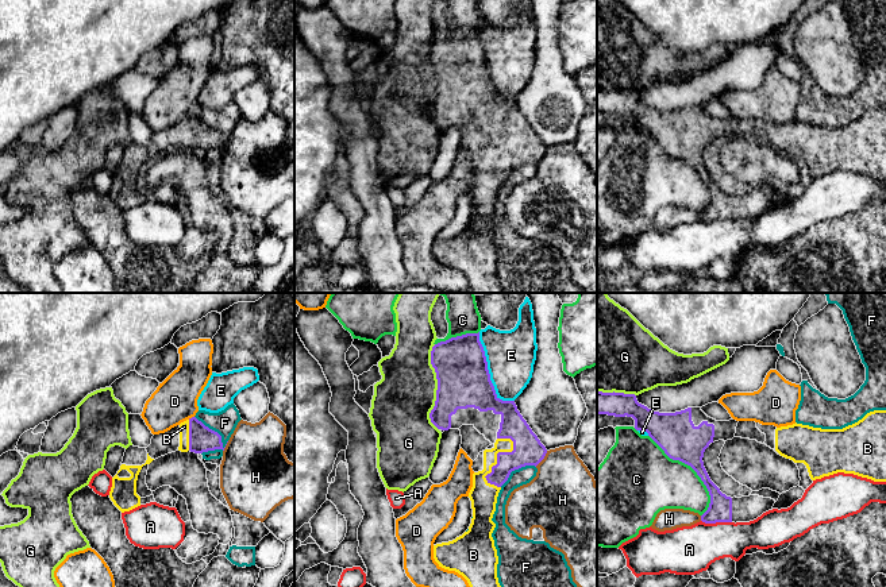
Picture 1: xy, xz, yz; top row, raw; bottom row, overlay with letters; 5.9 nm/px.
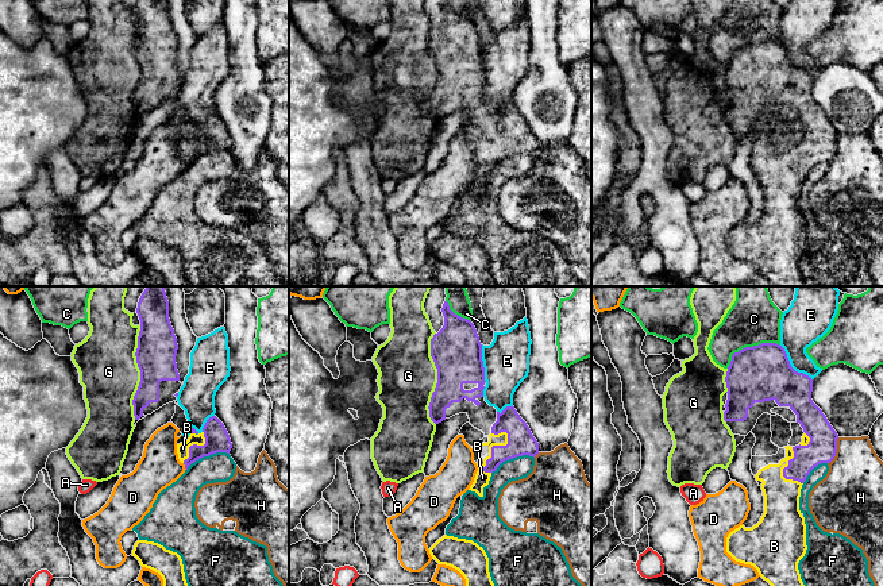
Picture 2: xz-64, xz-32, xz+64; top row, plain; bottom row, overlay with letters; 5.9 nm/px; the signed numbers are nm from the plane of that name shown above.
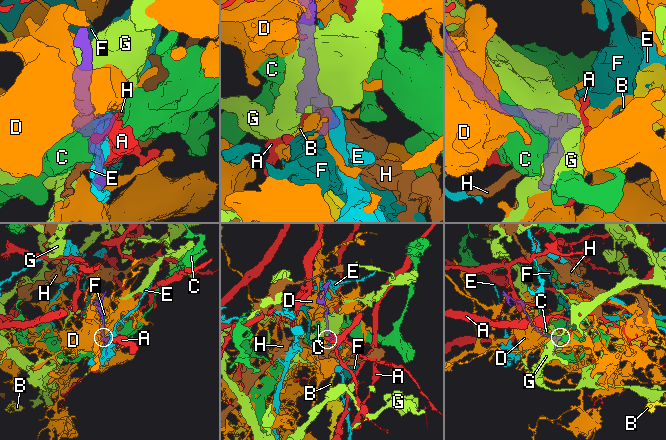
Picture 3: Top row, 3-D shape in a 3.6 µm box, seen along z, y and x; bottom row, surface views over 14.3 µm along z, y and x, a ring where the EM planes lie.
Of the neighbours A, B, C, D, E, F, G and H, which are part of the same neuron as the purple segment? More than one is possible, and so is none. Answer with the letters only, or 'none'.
B

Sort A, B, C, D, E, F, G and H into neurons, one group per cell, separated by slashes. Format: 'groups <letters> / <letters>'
groups A / B / C / D / E / F / G / H

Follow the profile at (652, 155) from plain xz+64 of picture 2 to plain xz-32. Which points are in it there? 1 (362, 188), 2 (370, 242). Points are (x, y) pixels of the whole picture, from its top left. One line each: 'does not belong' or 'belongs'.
1: belongs
2: belongs

